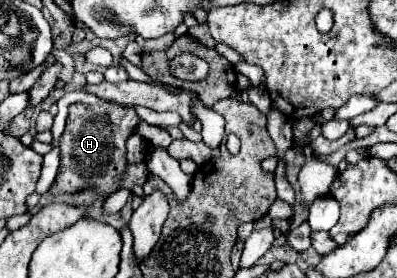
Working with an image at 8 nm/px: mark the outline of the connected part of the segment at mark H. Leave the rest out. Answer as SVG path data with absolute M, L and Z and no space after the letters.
M73 103L69 107L69 117L65 131L61 135L61 165L59 173L49 187L53 195L57 193L79 193L93 189L99 195L111 195L121 189L119 181L127 167L125 143L129 135L135 133L139 125L139 115L133 107L119 107L111 103Z

